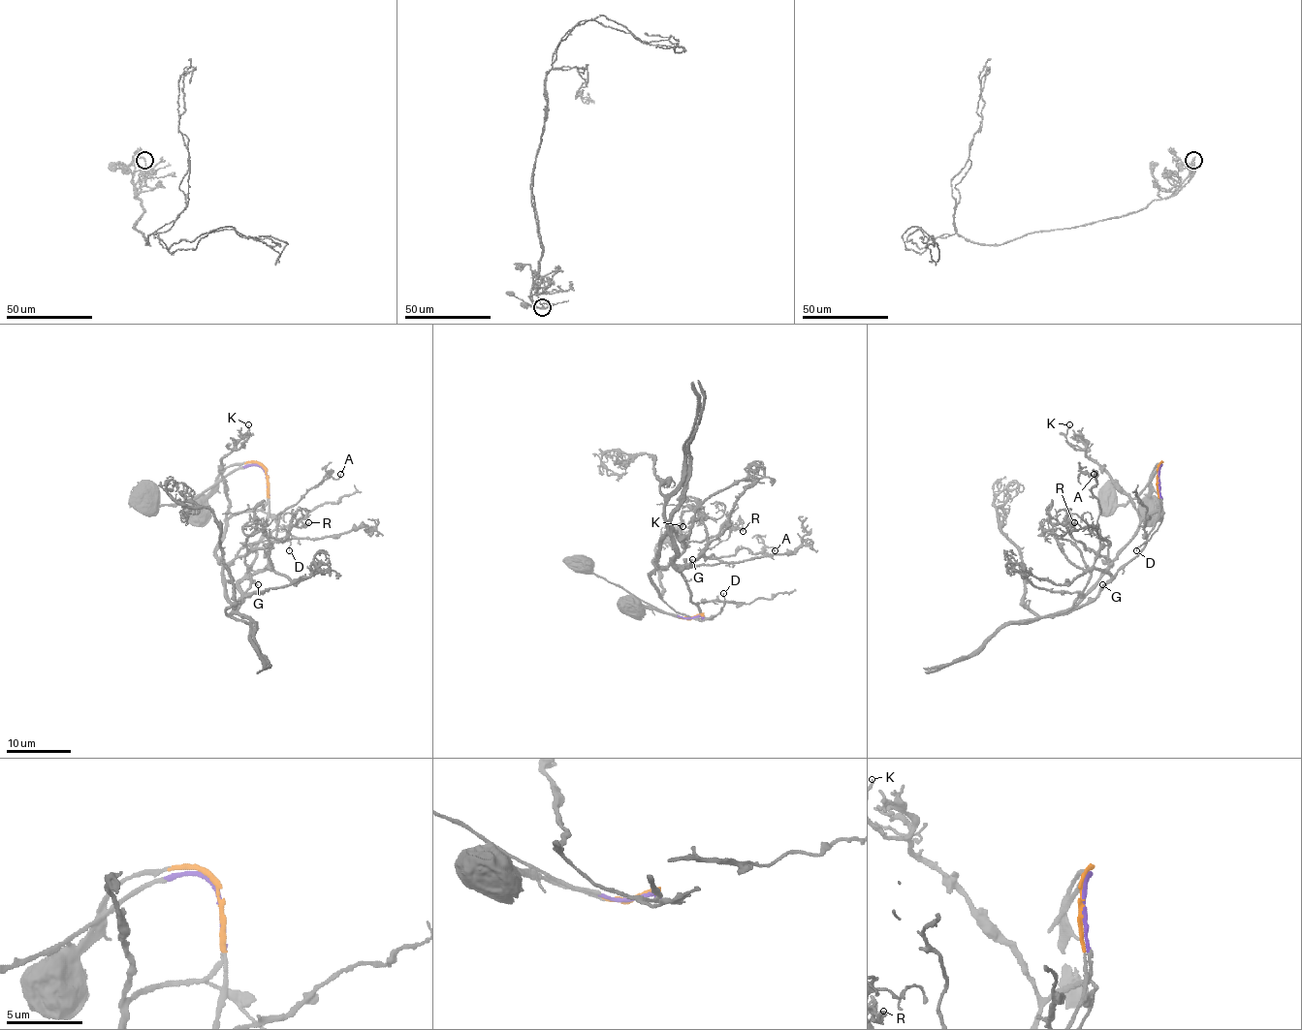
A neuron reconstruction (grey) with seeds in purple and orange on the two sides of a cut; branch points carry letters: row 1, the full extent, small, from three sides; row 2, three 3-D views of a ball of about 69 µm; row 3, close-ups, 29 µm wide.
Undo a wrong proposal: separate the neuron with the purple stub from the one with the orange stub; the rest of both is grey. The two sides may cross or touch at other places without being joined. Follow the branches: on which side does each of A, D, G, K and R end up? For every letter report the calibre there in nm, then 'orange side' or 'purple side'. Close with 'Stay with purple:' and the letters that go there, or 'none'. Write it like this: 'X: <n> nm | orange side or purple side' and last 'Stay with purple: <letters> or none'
A: 150 nm | orange side
D: 110 nm | purple side
G: 130 nm | orange side
K: 150 nm | purple side
R: 180 nm | purple side
Stay with purple: D, K, R

